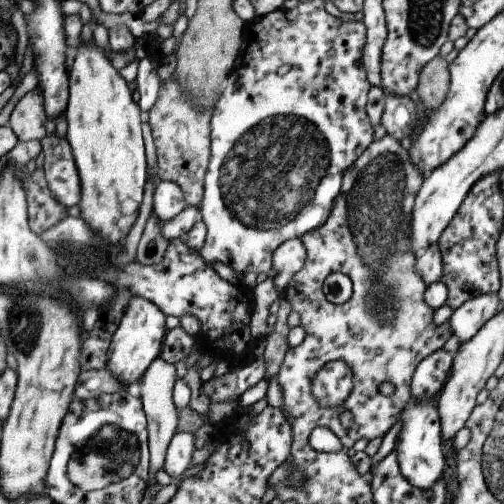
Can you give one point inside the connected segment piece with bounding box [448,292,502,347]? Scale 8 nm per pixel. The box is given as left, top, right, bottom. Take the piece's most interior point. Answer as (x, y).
(465, 321)

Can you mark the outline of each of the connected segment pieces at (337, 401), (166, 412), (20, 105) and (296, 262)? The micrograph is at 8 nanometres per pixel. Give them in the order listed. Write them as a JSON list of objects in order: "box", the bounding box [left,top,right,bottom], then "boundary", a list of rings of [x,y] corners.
[{"box":[311,359,352,409],"boundary":[[[340,359],[327,362],[313,374],[311,389],[323,407],[329,409],[339,407],[352,392],[352,369]]]},{"box":[139,358,179,484],"boundary":[[[160,358],[153,360],[152,364],[144,372],[143,377],[139,378],[140,398],[147,418],[147,431],[149,440],[149,484],[156,484],[154,474],[163,468],[165,454],[172,440],[177,433],[179,423],[179,409],[173,401],[173,388],[176,384],[176,366],[168,364]]]},{"box":[8,88,48,143],"boundary":[[[36,88],[27,92],[14,107],[8,125],[20,143],[32,139],[41,141],[46,136],[48,116],[44,101],[41,90]]]},{"box":[273,238,307,294],"boundary":[[[301,238],[288,239],[273,254],[273,276],[282,294],[292,277],[304,266],[307,250]]]}]

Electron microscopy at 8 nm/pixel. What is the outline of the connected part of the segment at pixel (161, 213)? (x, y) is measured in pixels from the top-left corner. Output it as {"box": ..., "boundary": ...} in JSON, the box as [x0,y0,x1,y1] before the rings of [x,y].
{"box":[153,181,187,222],"boundary":[[[160,181],[153,194],[153,212],[160,221],[168,222],[187,207],[183,190],[174,181]]]}

